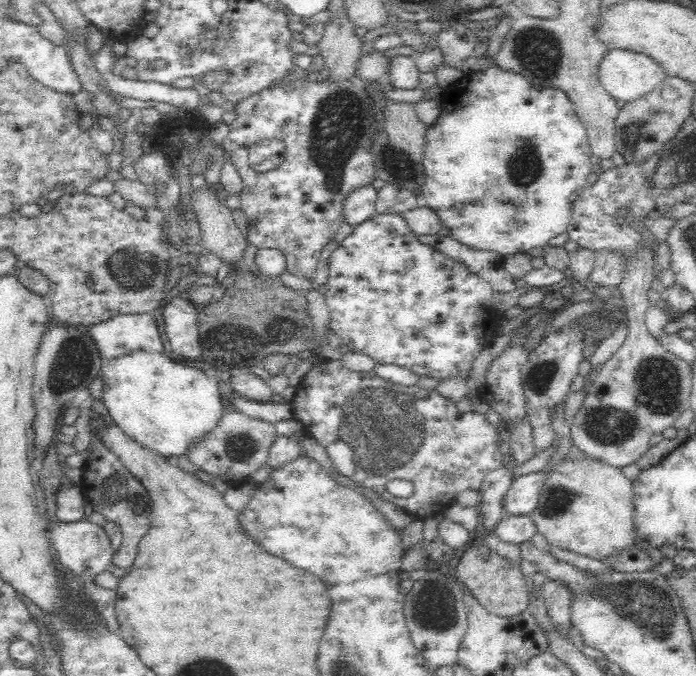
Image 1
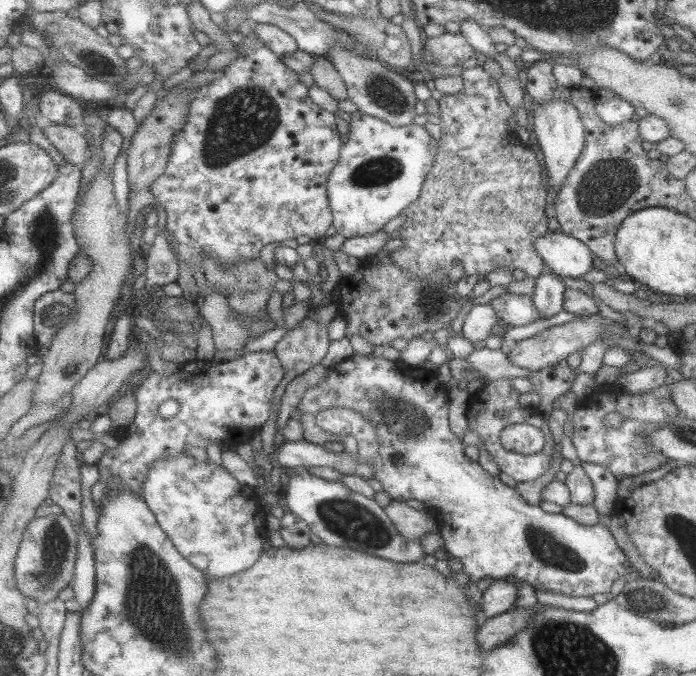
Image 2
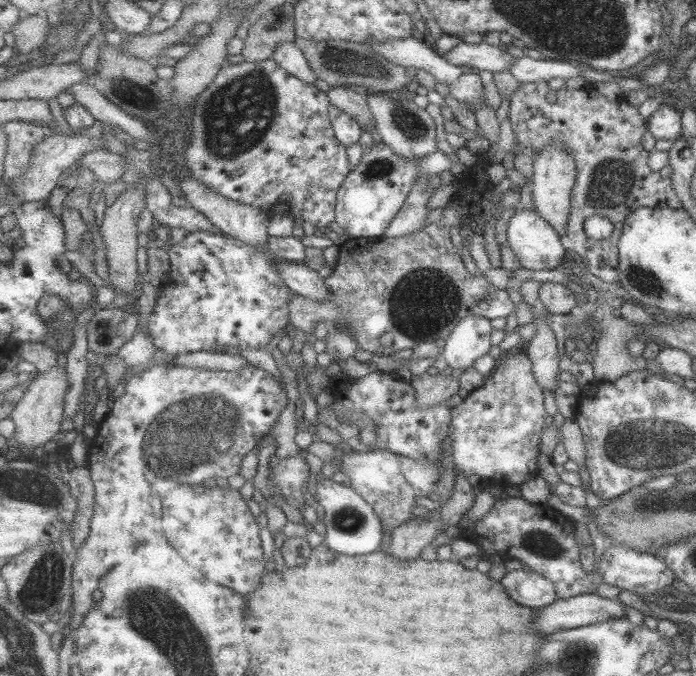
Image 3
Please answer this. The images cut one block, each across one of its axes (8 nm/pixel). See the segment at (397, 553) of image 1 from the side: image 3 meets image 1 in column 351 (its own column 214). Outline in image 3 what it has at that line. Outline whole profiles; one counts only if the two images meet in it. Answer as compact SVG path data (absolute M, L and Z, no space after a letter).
M183 484L171 489L164 500L164 526L168 542L173 544L183 558L193 567L201 569L211 580L233 588L243 595L261 587L265 575L265 544L261 544L261 520L251 512L249 504L241 496L239 489L207 488L201 484Z

